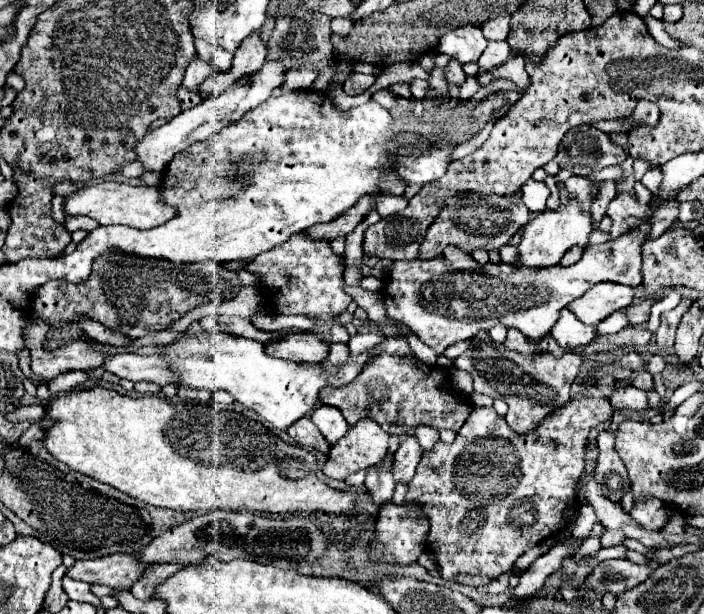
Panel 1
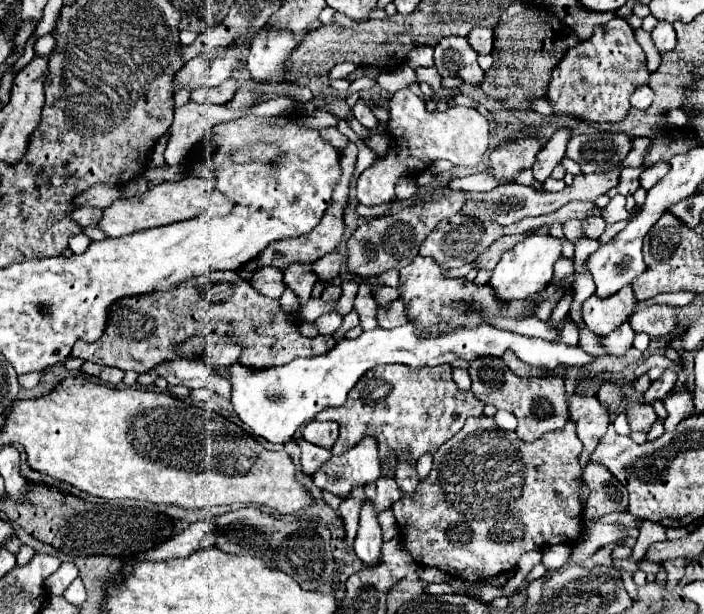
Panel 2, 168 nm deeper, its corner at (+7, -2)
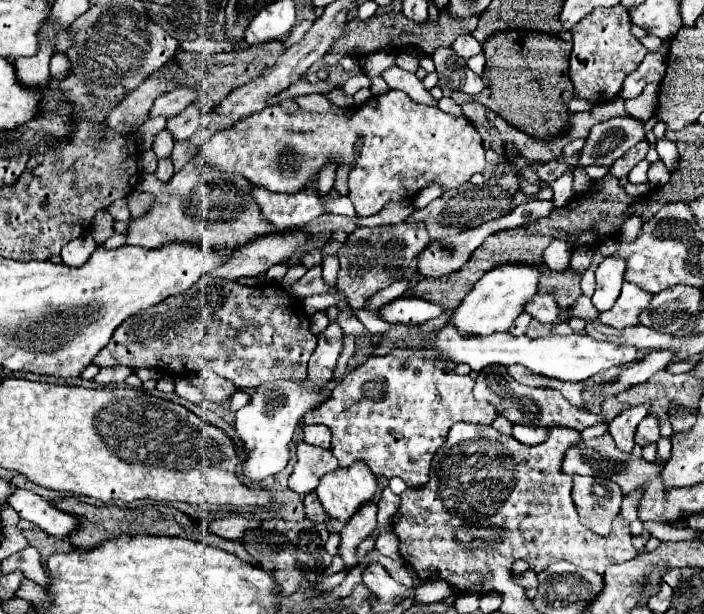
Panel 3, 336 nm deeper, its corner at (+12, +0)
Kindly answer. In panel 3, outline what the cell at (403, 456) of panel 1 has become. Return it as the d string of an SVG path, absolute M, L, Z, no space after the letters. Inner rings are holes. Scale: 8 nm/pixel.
M366 502L362 504L354 516L348 520L348 524L340 532L340 546L338 552L346 562L346 568L352 568L356 562L356 546L376 528L376 514L378 514L378 504L376 502Z

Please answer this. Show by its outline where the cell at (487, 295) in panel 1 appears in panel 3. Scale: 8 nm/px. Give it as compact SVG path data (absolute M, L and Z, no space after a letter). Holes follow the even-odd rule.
M606 256L596 268L596 284L600 288L600 302L594 302L594 306L598 310L608 310L614 304L624 282L624 270L626 270L626 260L618 256Z

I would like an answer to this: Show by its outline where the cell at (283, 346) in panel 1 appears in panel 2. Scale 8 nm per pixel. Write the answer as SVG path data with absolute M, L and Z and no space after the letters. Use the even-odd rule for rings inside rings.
M201 276L201 282L199 278L191 278L169 292L151 292L119 300L109 314L101 340L93 344L77 342L77 346L73 346L73 356L85 362L143 374L165 360L183 358L179 346L195 334L203 334L207 346L219 344L221 338L243 346L245 352L241 352L239 362L251 370L281 366L299 356L313 358L335 346L333 336L305 338L299 332L299 324L287 320L287 312L281 308L279 300L259 294L249 282L241 278L235 278L235 282L215 282L211 276Z

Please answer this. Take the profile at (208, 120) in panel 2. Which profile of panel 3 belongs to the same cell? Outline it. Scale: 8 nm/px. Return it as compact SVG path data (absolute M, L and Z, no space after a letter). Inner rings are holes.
M162 158L160 162L158 162L158 170L156 170L156 176L160 178L160 180L170 180L172 178L172 174L174 174L174 168L172 168L172 158Z

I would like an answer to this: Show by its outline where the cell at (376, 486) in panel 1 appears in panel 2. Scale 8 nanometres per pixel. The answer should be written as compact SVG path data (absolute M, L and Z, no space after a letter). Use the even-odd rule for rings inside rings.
M369 502L361 506L359 532L355 538L355 554L363 562L363 566L377 566L381 562L381 528L377 522L377 514Z

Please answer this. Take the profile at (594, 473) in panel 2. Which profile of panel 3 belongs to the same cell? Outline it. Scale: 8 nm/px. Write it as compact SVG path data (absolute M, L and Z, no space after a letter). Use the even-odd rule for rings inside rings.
M574 476L574 490L572 490L572 500L576 504L580 522L600 534L608 536L612 530L614 518L620 514L620 504L622 504L622 492L614 484L612 486L596 486L592 476Z

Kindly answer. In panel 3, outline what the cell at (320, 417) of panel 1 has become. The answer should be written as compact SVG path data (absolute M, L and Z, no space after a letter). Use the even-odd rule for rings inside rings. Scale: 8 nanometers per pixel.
M324 424L316 426L304 426L304 442L320 448L330 448L330 428Z

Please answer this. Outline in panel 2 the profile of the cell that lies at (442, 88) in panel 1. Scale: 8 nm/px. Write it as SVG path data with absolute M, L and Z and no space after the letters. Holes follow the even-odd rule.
M419 46L413 48L407 54L407 66L409 68L421 68L421 66L433 66L433 48L431 46Z

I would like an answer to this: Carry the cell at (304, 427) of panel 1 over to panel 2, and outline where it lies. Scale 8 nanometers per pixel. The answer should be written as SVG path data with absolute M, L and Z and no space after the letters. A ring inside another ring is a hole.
M295 440L295 442L301 448L301 458L299 460L301 460L301 468L303 468L305 476L313 476L319 470L319 466L323 466L333 456L331 450L313 446L313 444L305 442L305 440Z

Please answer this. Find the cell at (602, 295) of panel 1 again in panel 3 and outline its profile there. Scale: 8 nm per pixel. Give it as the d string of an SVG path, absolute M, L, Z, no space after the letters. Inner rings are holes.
M624 282L622 286L622 292L618 296L618 300L614 302L614 306L606 312L600 312L598 314L598 320L606 326L612 326L612 328L628 328L628 326L634 326L638 324L638 314L648 308L648 302L650 302L650 294L644 292L642 288L638 288L636 284L632 282Z

